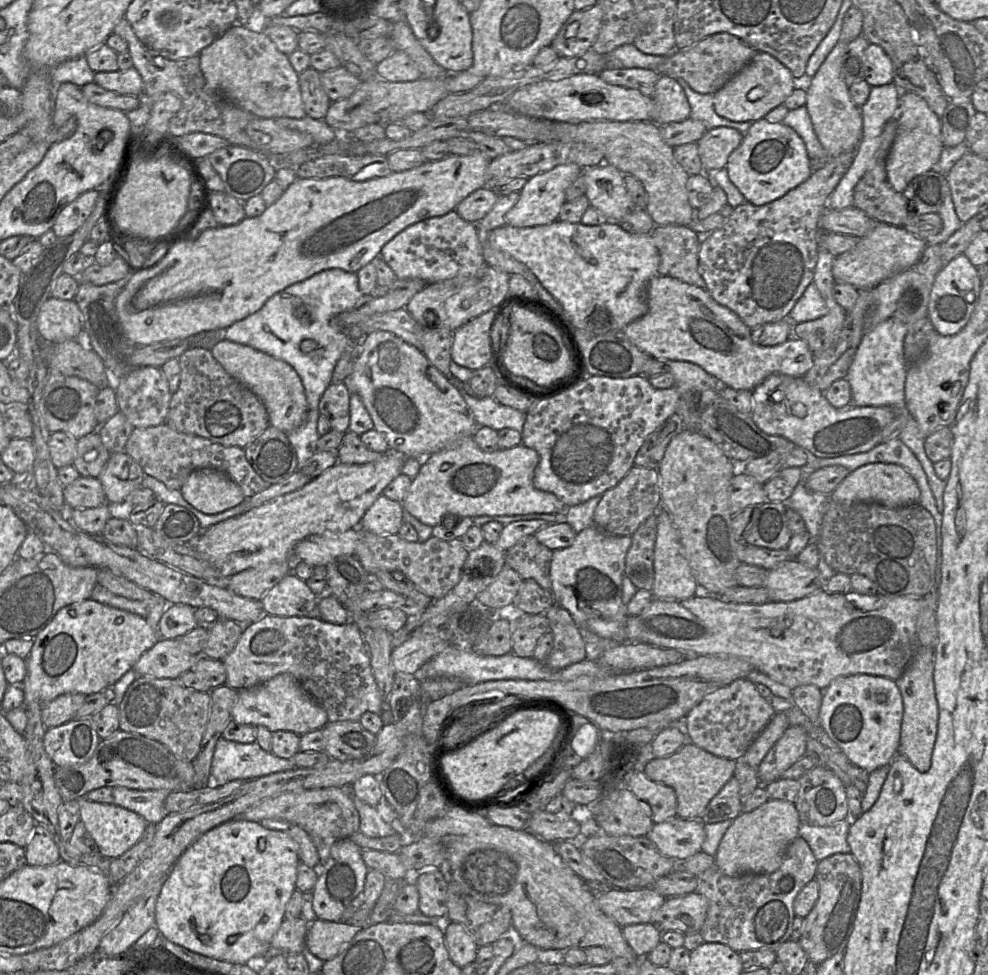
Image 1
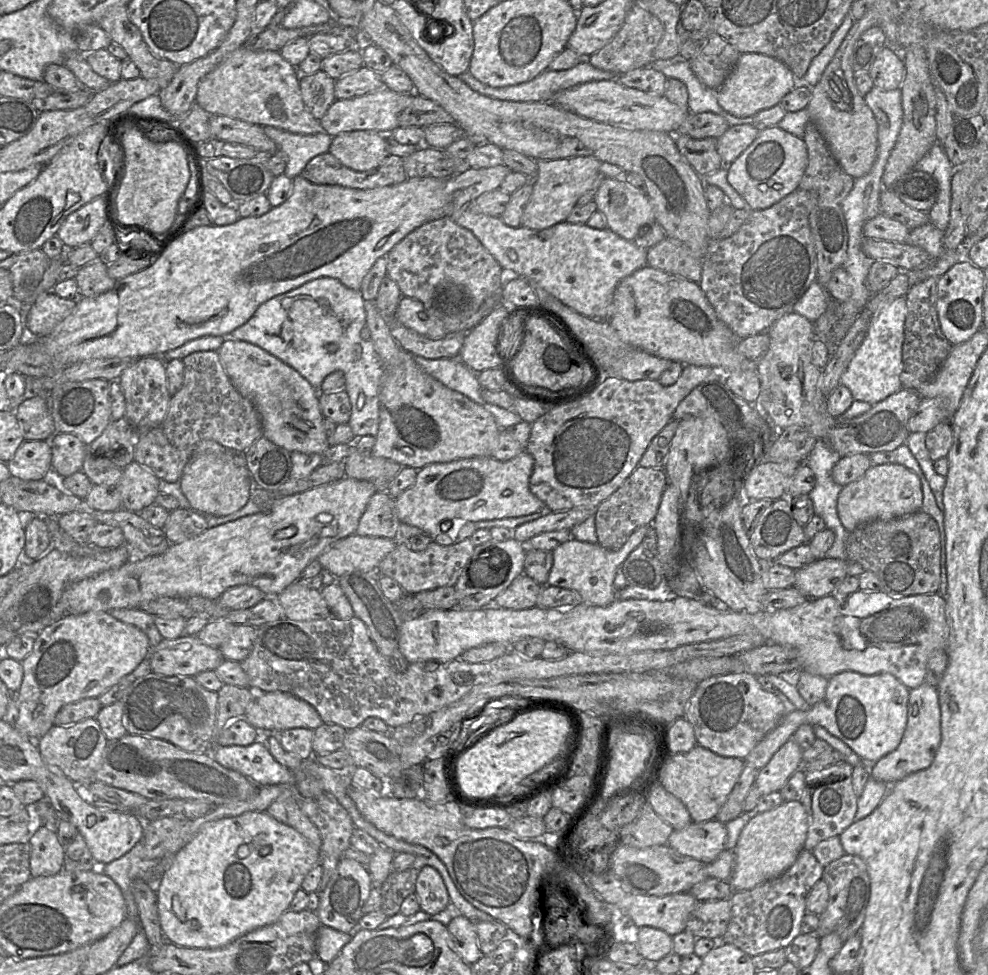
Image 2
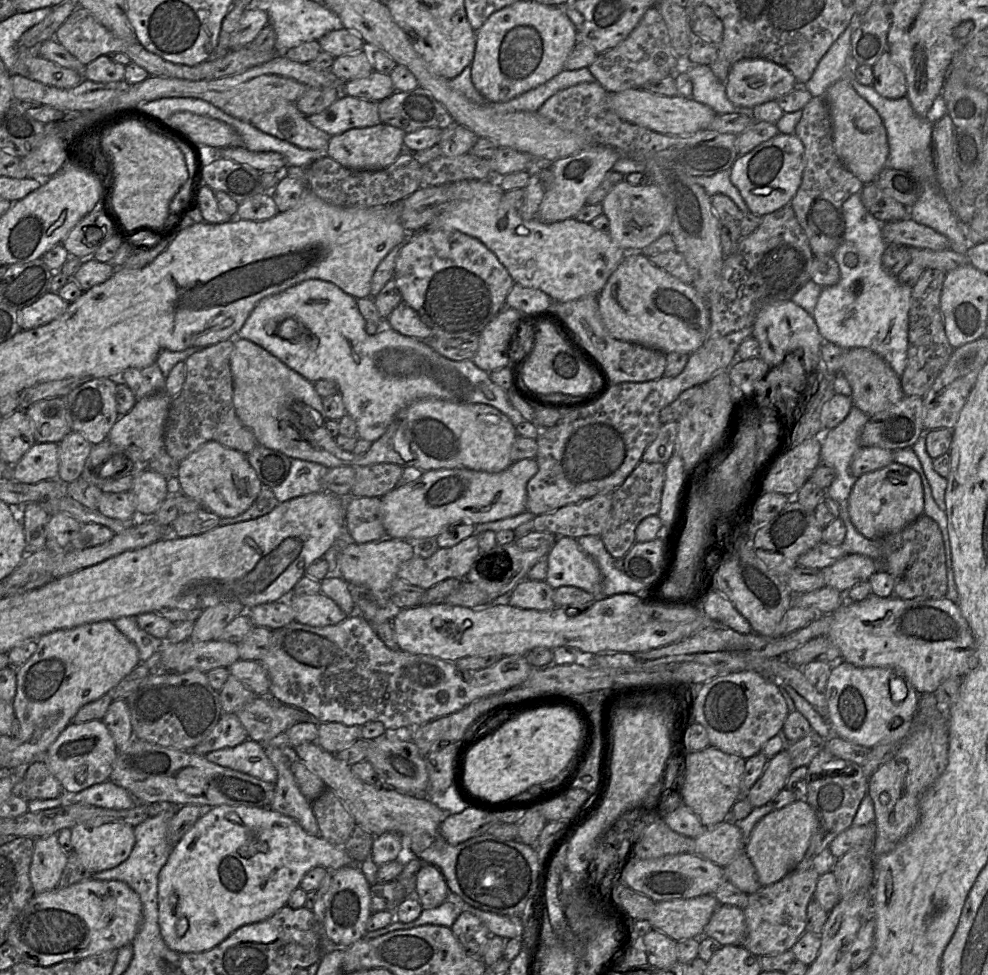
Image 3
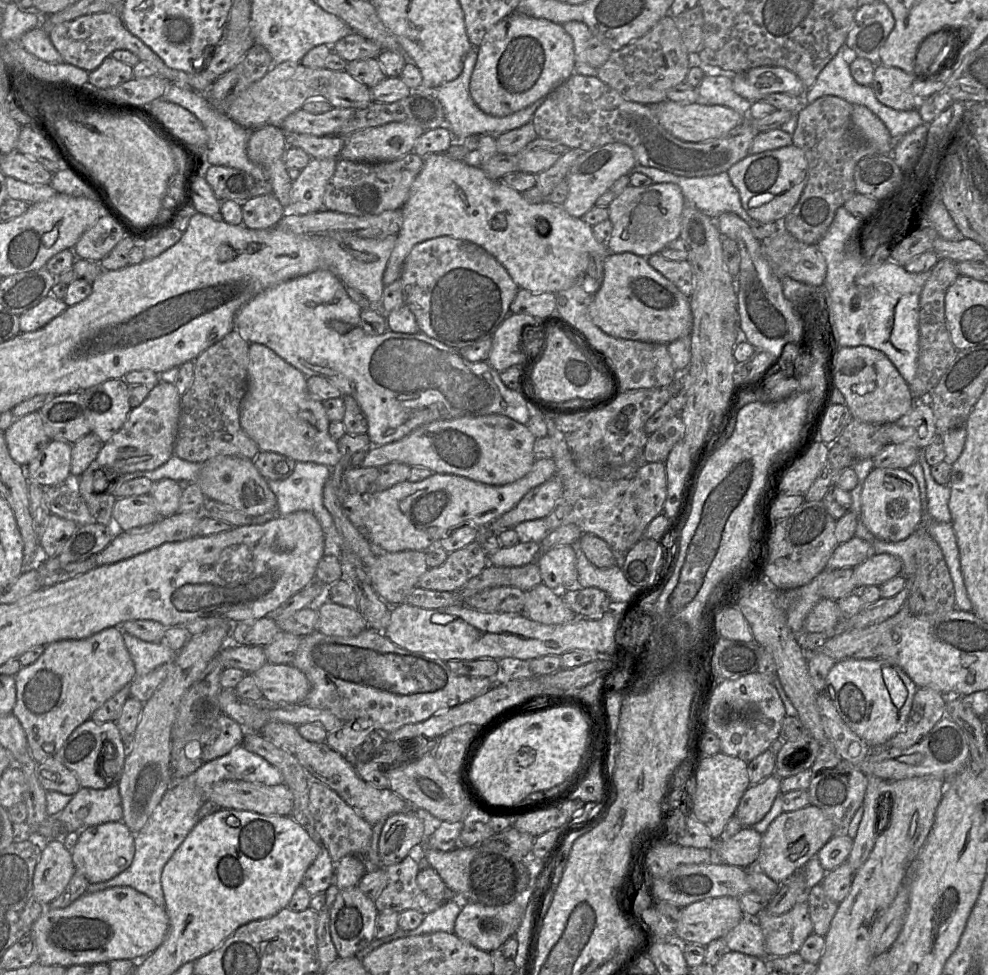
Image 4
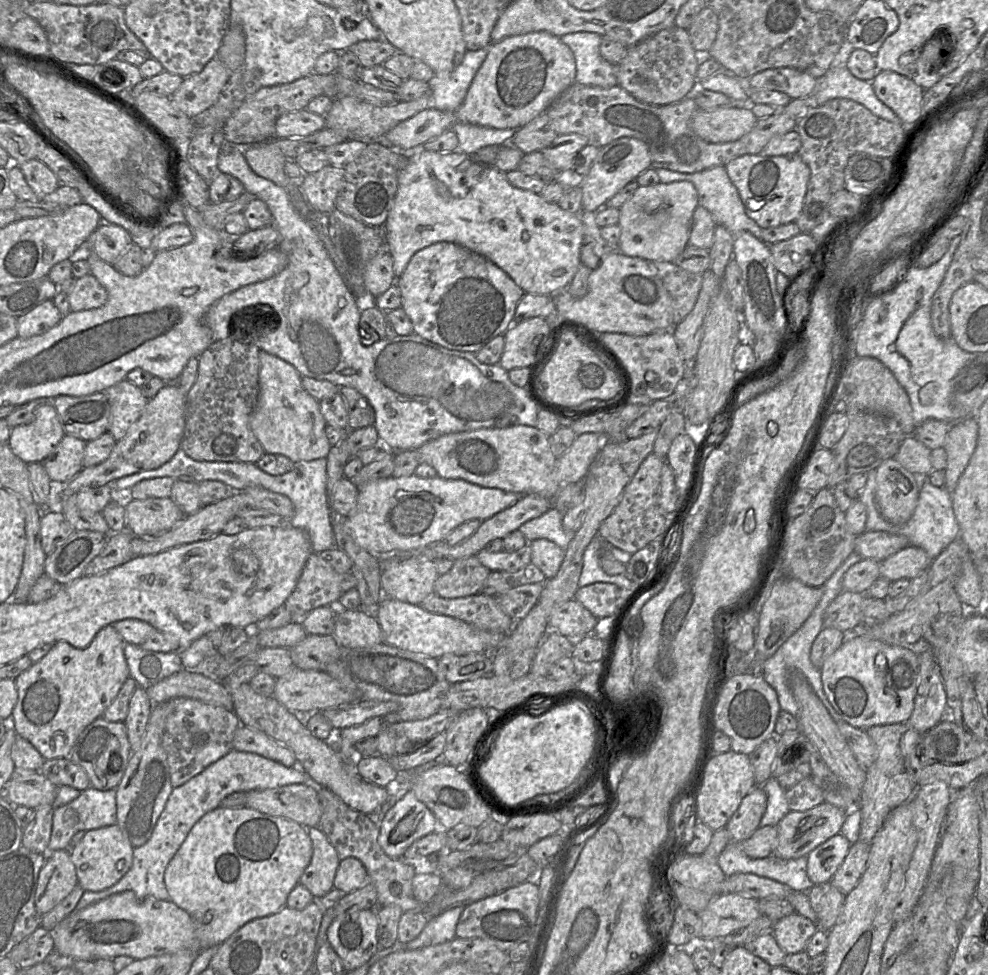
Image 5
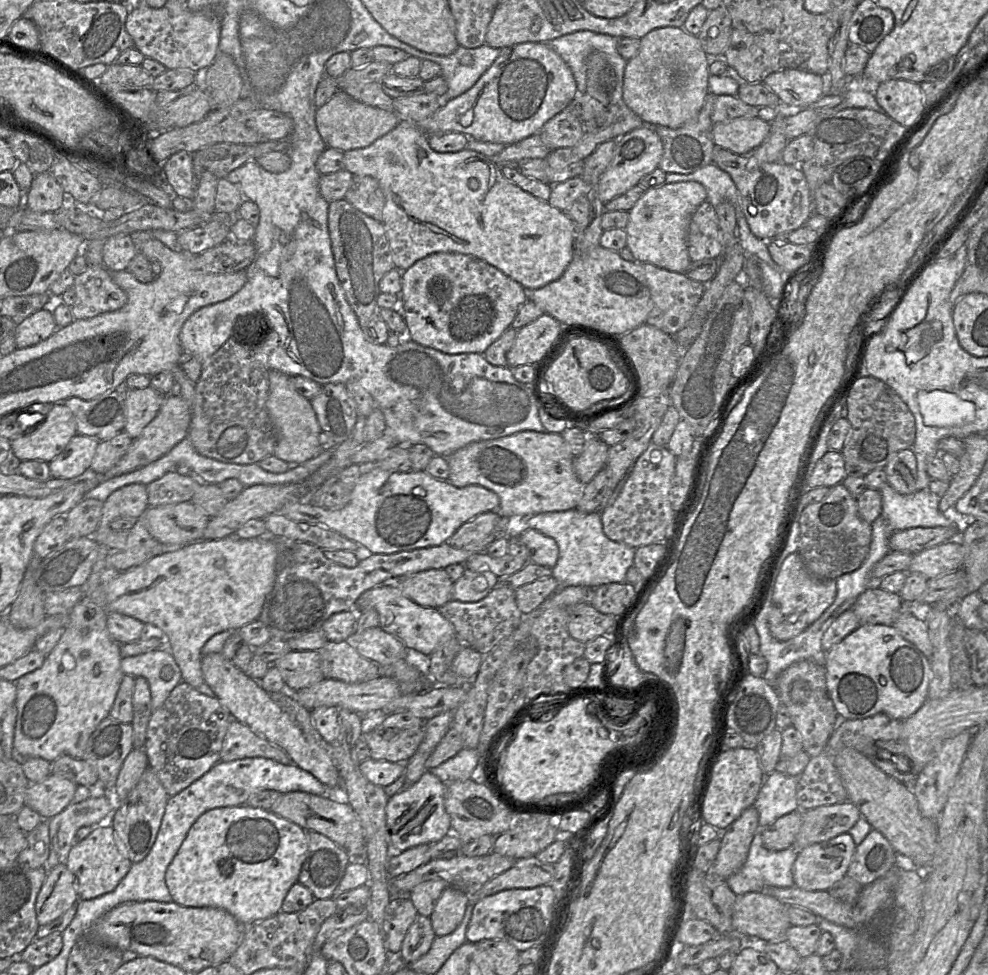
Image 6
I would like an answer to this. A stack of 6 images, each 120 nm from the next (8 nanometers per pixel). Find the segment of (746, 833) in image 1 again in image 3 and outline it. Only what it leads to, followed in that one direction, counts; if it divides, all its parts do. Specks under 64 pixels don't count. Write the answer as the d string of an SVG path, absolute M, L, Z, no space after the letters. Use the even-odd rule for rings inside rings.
M796 800L782 809L773 810L755 825L744 851L753 863L762 887L780 881L797 868L817 827L816 813L805 800Z

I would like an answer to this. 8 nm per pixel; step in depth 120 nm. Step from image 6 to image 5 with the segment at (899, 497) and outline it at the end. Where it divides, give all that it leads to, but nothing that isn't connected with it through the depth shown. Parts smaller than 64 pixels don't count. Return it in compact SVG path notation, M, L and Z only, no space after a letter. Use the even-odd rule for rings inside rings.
M876 470L868 472L867 482L862 491L858 493L858 499L865 505L867 511L866 531L883 531L892 534L904 535L910 545L920 547L931 557L932 561L954 540L960 536L960 526L956 520L951 493L945 487L936 487L925 477L925 483L919 492L918 503L912 517L902 525L895 525L882 517L877 509L876 496Z

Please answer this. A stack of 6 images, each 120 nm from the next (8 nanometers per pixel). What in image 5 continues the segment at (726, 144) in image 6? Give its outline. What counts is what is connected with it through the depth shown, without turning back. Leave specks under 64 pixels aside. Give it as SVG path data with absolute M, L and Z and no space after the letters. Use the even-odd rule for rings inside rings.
M720 107L698 110L691 120L691 128L708 143L727 143L749 133L757 121L758 118L751 110Z

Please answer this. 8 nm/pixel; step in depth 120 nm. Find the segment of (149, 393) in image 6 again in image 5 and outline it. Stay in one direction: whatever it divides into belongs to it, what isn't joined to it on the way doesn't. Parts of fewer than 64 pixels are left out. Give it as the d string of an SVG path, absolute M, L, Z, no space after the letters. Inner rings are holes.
M127 379L101 391L110 404L110 422L108 432L117 441L122 439L129 427L140 417L148 399L143 395L141 387Z

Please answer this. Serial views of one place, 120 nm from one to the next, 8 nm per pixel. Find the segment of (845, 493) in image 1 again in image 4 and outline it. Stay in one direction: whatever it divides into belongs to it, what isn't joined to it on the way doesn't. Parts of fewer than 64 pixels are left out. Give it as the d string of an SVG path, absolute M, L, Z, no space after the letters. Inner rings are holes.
M874 468L864 481L861 493L862 522L878 539L899 542L923 524L922 501L916 479L899 468Z

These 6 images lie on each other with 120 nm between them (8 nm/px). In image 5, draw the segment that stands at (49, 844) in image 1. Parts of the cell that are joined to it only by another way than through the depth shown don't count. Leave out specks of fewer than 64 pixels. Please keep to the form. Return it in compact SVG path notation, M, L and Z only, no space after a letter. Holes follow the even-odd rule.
M67 849L46 854L35 893L35 906L43 916L64 900L78 884L76 868Z

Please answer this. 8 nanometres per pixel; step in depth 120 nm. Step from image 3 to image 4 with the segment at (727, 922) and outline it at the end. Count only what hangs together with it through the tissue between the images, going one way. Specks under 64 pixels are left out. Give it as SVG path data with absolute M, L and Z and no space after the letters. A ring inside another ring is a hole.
M744 917L724 938L728 950L767 958L764 934L752 917Z

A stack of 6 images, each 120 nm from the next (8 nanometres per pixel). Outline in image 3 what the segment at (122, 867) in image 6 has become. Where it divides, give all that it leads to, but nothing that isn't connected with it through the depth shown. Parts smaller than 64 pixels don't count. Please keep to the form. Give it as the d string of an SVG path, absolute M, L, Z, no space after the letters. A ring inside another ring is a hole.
M89 820L72 827L71 831L73 851L91 874L118 866L129 857L135 845L134 827L122 822Z

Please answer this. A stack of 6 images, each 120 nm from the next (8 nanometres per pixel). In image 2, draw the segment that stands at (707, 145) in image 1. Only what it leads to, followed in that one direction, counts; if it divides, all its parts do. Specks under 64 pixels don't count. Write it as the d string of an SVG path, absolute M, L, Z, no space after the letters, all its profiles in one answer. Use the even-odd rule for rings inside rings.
M755 124L732 126L717 139L718 153L724 166L735 161L754 142L760 128Z

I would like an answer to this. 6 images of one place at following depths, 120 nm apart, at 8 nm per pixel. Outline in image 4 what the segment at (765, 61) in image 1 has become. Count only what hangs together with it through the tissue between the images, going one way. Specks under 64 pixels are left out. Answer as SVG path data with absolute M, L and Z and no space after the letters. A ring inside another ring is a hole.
M761 66L736 73L732 87L739 96L751 102L764 100L772 93L802 97L807 90L796 74L778 66Z

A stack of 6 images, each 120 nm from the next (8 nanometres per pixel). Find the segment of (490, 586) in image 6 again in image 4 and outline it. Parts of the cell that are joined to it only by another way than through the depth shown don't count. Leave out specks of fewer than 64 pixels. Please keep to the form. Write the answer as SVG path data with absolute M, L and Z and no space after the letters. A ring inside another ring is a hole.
M480 540L449 553L446 561L438 567L428 568L420 577L419 588L454 592L488 566L487 555Z

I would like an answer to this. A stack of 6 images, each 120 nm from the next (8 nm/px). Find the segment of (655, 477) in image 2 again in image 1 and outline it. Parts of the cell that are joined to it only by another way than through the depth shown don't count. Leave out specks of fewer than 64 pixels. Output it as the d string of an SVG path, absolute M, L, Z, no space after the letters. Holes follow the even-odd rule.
M633 466L613 488L607 490L594 511L594 524L613 536L632 536L639 526L661 507L657 469Z

